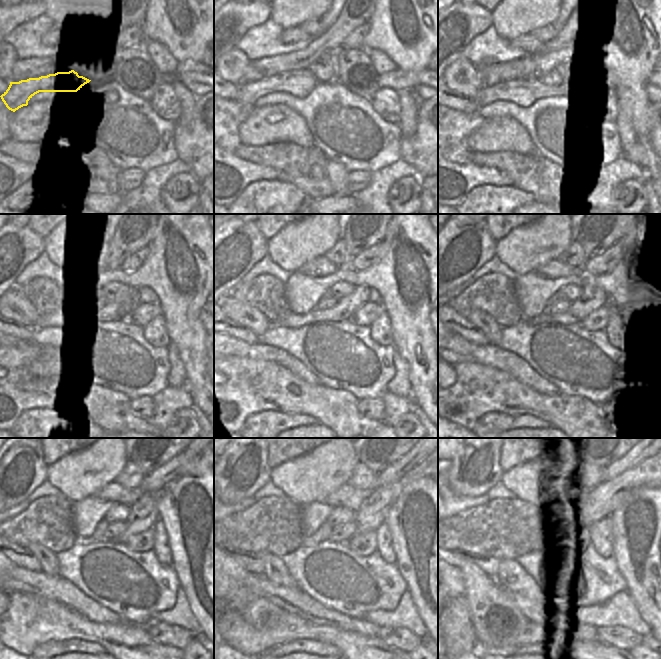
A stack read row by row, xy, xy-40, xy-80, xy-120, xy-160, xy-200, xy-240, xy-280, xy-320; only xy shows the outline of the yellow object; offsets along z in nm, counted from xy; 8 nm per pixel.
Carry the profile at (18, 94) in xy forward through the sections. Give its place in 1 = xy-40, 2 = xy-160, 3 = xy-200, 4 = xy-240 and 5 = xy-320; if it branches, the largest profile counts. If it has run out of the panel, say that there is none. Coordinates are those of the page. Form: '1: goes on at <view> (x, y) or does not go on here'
1: goes on at xy-40 (299, 83)
2: goes on at xy-160 (344, 308)
3: goes on at xy-200 (586, 302)
4: goes on at xy-240 (133, 527)
5: goes on at xy-320 (598, 519)

